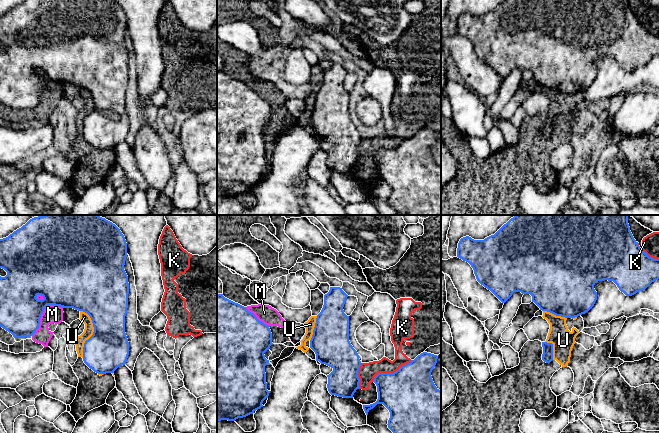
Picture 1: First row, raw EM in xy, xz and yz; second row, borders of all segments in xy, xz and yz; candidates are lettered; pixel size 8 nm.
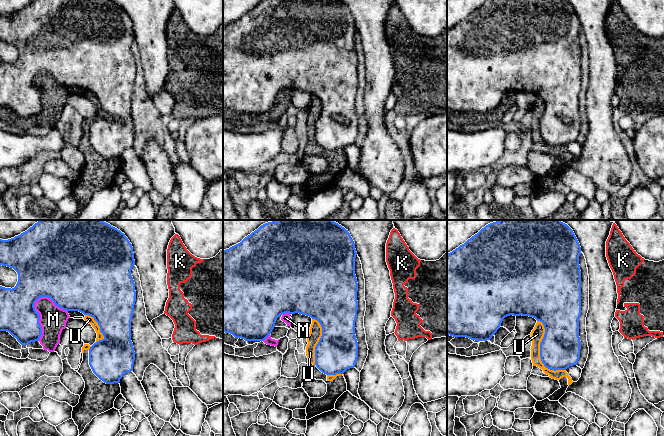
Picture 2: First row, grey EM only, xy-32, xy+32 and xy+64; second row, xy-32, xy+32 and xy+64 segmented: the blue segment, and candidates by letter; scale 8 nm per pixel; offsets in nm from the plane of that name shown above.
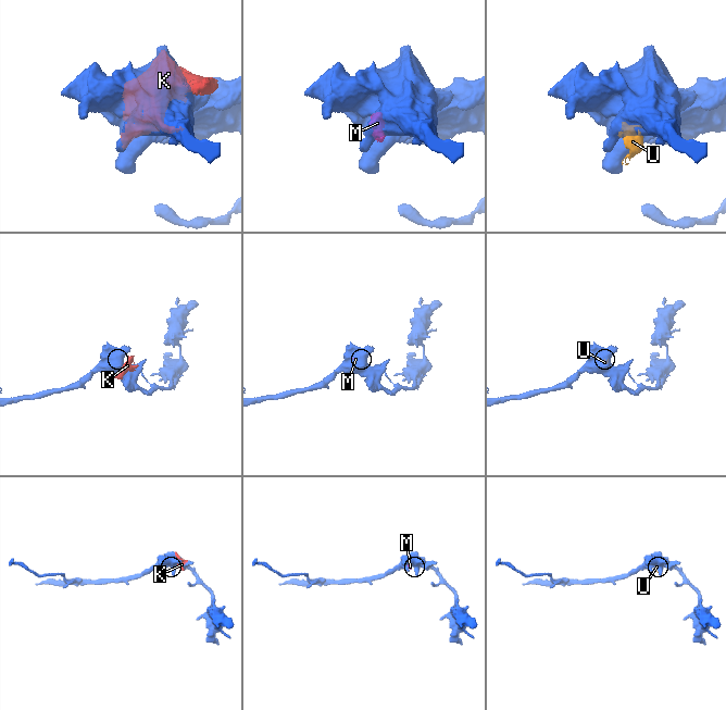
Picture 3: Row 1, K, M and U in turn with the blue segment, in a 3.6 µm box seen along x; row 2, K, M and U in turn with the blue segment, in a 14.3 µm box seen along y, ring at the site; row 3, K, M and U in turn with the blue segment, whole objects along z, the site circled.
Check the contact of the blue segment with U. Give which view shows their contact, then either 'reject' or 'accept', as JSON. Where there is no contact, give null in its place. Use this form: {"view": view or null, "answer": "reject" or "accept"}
{"view": "xy", "answer": "reject"}

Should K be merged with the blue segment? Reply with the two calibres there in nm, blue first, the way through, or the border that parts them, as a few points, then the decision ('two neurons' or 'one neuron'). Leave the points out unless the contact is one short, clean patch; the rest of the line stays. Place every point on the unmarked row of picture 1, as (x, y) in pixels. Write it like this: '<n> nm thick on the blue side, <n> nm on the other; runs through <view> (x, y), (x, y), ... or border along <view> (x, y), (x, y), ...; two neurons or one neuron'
420 nm thick on the blue side, 140 nm on the other; two neurons

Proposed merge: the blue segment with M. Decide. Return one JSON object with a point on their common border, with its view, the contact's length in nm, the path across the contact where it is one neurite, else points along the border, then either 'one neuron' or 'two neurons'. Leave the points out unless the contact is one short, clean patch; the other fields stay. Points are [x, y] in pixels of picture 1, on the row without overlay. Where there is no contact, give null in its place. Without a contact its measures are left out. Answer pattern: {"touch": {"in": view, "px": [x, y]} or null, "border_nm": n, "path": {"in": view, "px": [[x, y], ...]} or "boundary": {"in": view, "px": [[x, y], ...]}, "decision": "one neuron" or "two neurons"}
{"touch": {"in": "xy", "px": [43, 87]}, "border_nm": 340, "decision": "two neurons"}

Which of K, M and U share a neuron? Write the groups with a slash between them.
K / M / U

